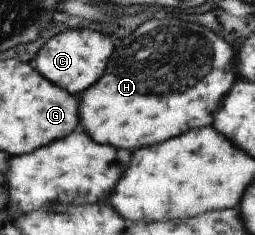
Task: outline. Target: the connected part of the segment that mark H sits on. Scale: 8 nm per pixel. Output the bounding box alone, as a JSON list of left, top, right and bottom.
[80,19,237,151]

